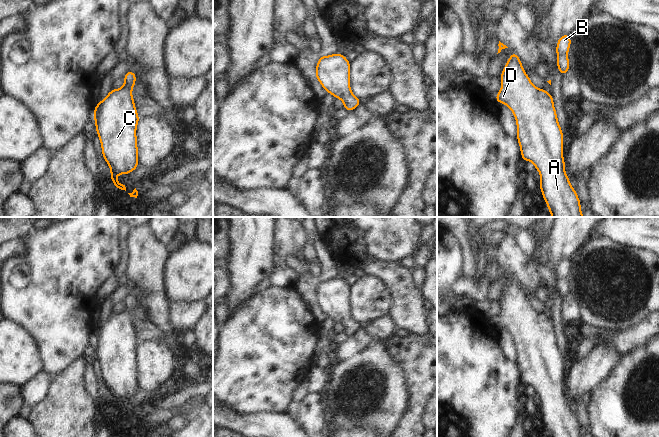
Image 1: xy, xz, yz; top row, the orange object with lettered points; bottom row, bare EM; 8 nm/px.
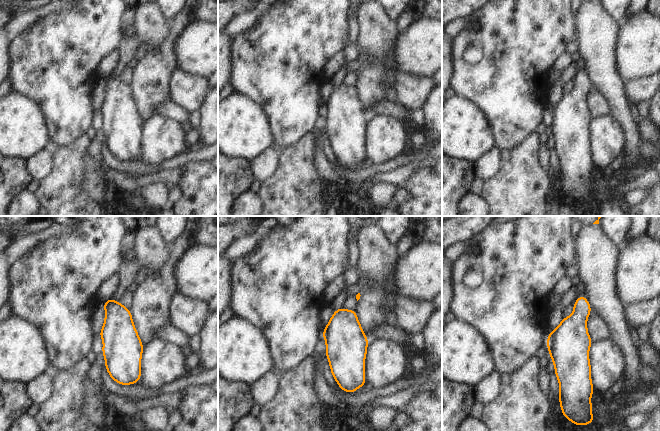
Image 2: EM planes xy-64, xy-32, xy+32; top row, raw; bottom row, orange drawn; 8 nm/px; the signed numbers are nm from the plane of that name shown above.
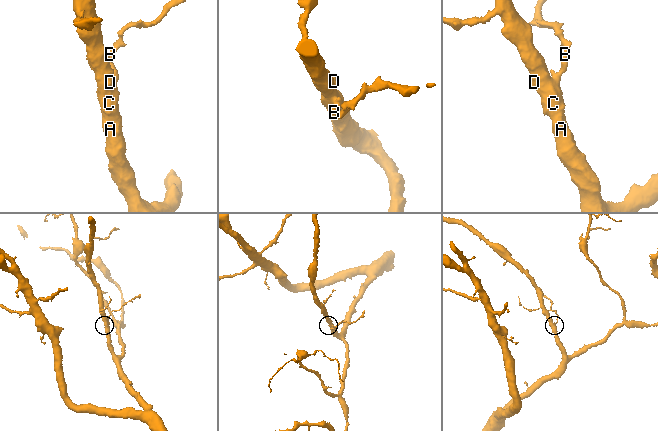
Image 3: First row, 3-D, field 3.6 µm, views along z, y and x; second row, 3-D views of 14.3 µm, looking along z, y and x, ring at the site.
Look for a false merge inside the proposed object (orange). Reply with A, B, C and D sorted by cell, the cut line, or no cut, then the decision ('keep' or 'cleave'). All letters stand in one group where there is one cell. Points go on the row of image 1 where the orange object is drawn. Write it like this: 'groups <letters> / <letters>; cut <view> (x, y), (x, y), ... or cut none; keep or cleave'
groups A B C D; cut none; keep

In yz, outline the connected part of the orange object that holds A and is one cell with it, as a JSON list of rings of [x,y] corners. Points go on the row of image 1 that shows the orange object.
[[[511,51],[511,56],[500,75],[502,89],[495,96],[495,100],[497,103],[507,105],[515,116],[521,158],[524,161],[532,161],[536,170],[541,174],[539,187],[552,217],[584,217],[576,190],[571,187],[564,171],[563,132],[557,120],[553,95],[532,84],[521,62],[517,54]]]

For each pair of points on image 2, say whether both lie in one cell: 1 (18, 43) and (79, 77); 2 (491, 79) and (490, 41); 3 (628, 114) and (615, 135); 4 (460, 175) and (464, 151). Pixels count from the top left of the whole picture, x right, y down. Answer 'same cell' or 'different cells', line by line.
1: same cell
2: same cell
3: different cells
4: different cells

